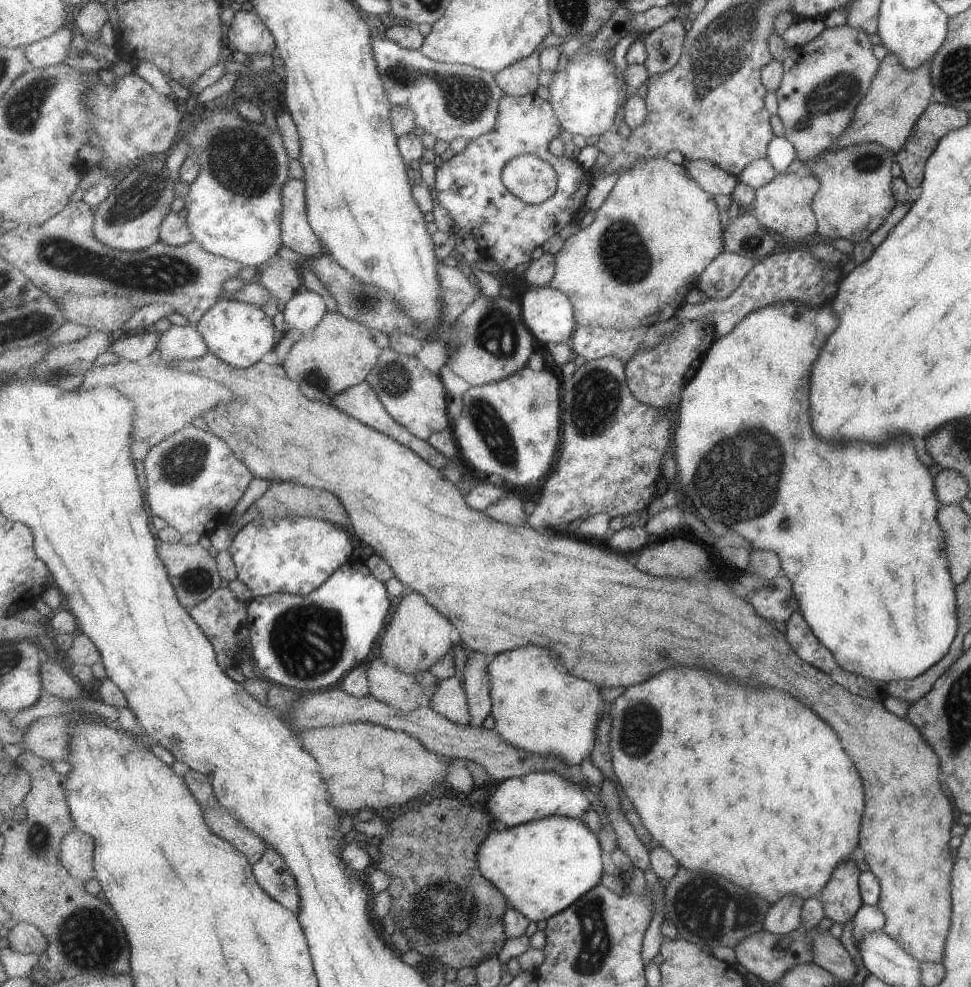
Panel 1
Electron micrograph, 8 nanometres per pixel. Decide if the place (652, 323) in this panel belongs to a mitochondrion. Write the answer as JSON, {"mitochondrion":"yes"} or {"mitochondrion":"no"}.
{"mitochondrion":"no"}

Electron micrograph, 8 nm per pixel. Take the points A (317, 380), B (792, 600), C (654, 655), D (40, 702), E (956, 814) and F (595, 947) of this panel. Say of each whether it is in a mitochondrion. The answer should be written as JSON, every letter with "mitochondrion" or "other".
{"A":"mitochondrion","B":"other","C":"other","D":"other","E":"other","F":"mitochondrion"}

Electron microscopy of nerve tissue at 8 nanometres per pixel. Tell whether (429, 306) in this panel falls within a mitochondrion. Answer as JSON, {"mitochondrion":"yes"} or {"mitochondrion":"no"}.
{"mitochondrion":"no"}

